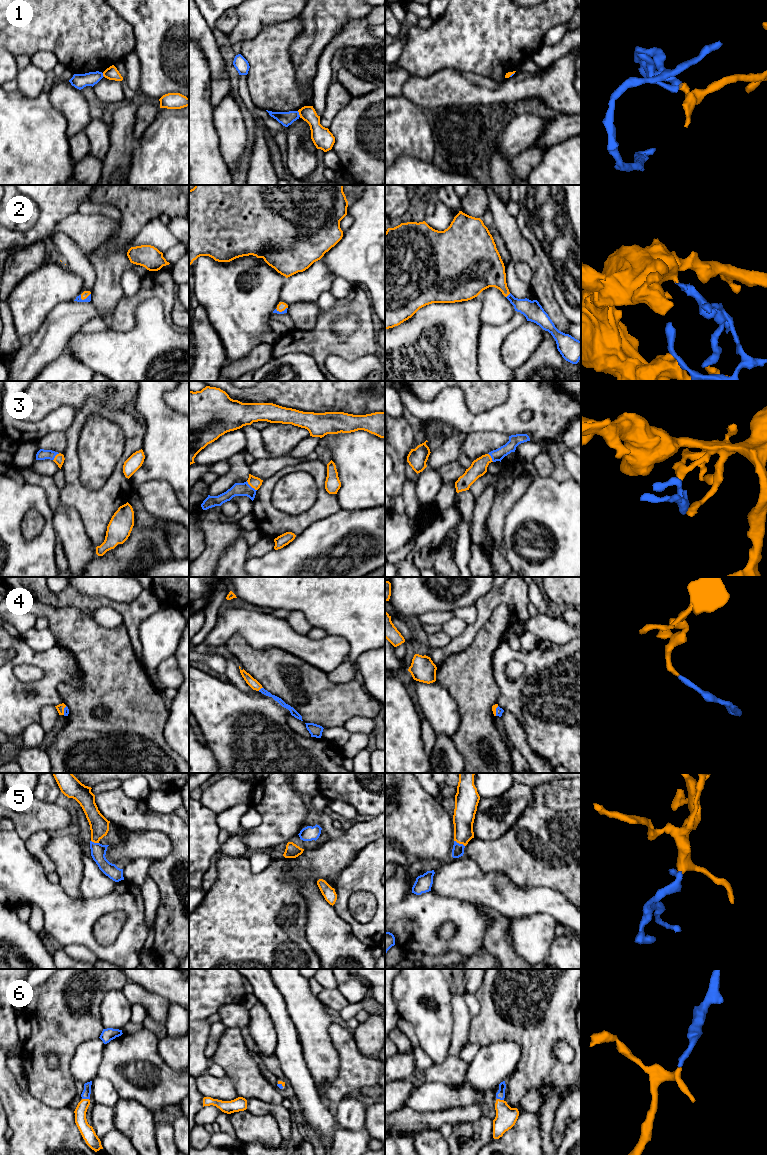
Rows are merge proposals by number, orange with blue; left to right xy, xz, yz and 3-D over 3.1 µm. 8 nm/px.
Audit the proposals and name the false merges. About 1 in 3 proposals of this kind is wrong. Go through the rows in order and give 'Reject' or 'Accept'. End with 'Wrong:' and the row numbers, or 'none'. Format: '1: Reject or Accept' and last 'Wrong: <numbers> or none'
1: Reject
2: Accept
3: Accept
4: Accept
5: Accept
6: Accept
Wrong: 1

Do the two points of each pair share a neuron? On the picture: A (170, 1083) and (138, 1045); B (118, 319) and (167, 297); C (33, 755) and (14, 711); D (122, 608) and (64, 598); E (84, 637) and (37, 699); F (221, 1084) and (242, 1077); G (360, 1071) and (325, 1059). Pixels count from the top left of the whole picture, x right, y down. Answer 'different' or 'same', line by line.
A: same
B: same
C: different
D: same
E: different
F: different
G: different

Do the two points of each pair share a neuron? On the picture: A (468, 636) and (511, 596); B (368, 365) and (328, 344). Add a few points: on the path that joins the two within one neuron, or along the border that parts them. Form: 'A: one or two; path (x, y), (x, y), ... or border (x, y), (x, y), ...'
A: one; path (478, 623), (484, 611), (498, 597)
B: two; border (334, 354), (348, 360), (374, 355)

